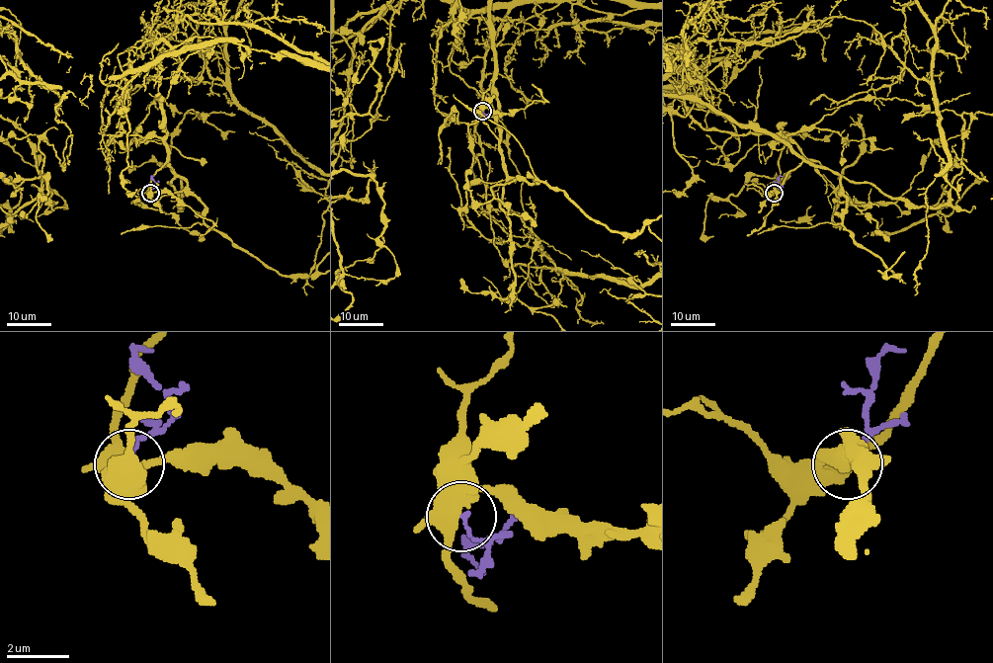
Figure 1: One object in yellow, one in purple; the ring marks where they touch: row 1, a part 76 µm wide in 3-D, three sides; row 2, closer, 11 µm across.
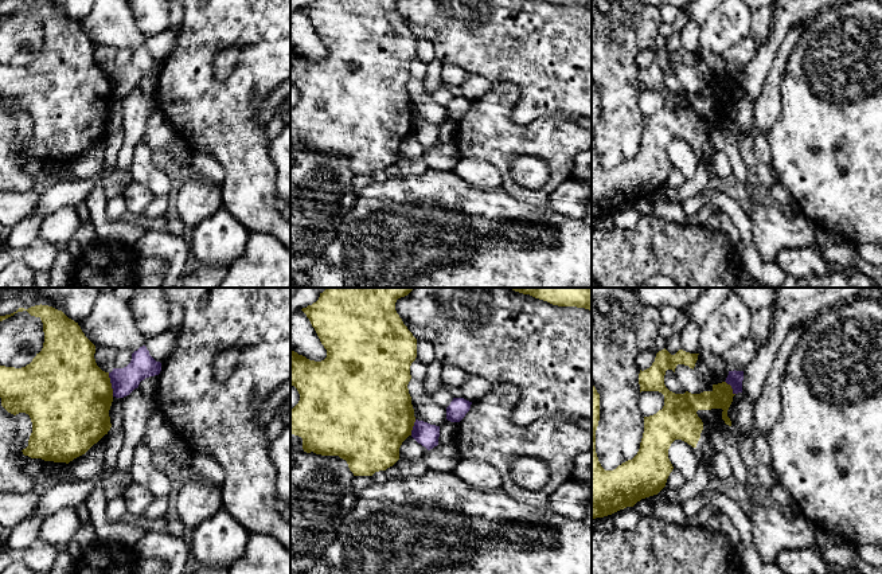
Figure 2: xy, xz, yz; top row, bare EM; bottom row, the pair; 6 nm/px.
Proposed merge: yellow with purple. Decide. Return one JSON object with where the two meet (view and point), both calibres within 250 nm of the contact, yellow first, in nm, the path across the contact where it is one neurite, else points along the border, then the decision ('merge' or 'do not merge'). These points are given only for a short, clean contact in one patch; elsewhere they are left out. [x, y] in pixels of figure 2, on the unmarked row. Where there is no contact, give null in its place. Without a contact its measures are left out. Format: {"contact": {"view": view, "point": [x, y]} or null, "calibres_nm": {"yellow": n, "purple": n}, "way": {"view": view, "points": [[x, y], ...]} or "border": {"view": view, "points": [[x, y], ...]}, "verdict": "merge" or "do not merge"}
{"contact": {"view": "xy", "point": [110, 84]}, "calibres_nm": {"yellow": 480, "purple": 160}, "border": {"view": "xy", "points": [[108, 71], [113, 94]]}, "verdict": "do not merge"}

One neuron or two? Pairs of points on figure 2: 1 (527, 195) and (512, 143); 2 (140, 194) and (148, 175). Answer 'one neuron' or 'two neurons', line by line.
1: one neuron
2: two neurons

